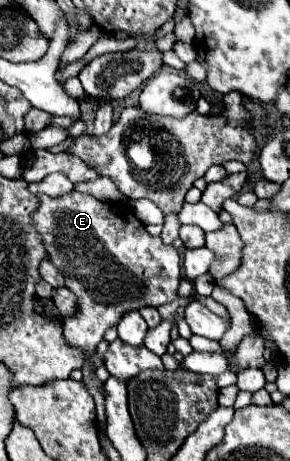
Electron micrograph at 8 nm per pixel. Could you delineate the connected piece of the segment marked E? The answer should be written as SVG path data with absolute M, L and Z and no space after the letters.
M70 191L66 197L38 195L38 207L32 213L34 229L40 233L48 259L64 275L66 287L78 297L74 315L62 321L64 339L70 347L84 351L86 365L82 367L82 383L96 403L98 427L106 427L102 381L94 373L94 349L104 339L110 327L128 311L144 307L160 307L178 299L182 279L182 261L174 245L150 237L146 227L126 207L102 203L94 195Z

